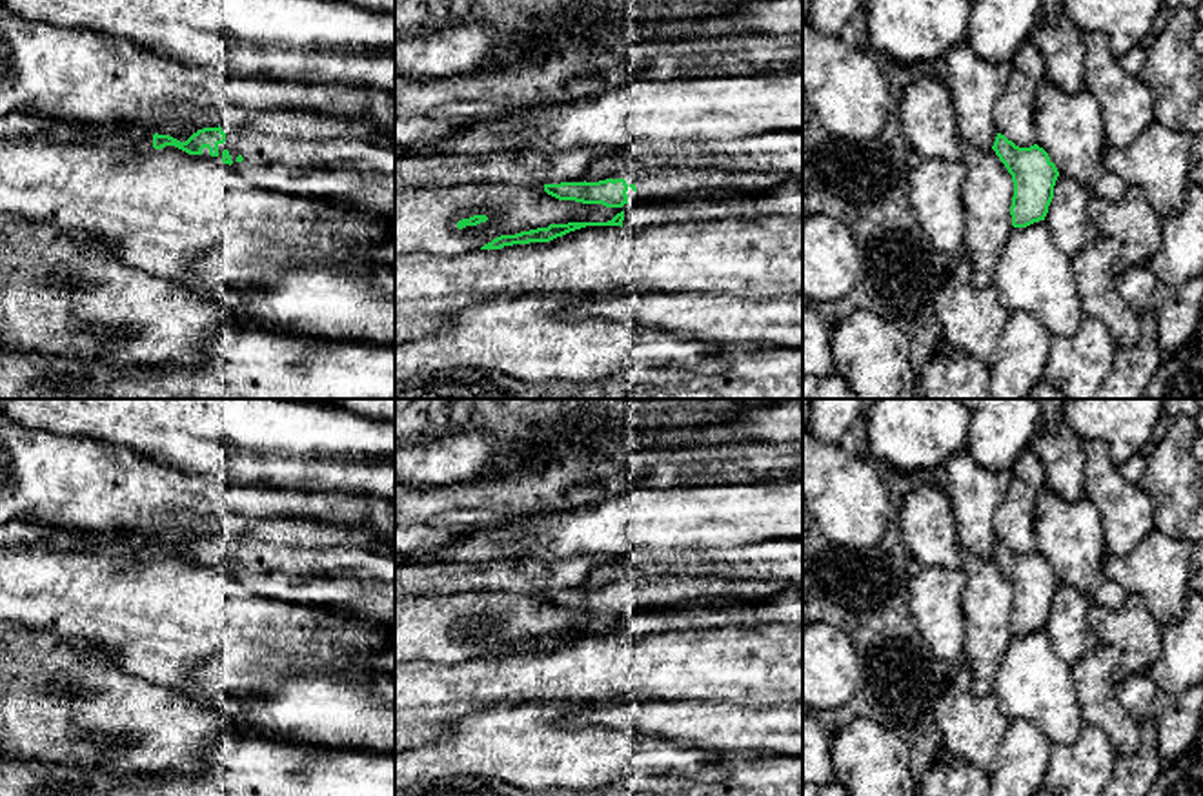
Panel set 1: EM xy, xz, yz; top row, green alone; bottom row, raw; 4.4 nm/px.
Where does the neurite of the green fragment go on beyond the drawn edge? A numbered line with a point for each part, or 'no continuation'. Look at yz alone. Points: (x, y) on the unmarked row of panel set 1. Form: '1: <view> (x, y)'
no continuation

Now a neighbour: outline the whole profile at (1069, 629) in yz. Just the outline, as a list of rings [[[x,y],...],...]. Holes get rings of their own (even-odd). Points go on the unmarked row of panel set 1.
[[[1063,583],[1057,585],[1045,630],[1056,654],[1070,665],[1101,643],[1088,623],[1092,605],[1088,594]]]

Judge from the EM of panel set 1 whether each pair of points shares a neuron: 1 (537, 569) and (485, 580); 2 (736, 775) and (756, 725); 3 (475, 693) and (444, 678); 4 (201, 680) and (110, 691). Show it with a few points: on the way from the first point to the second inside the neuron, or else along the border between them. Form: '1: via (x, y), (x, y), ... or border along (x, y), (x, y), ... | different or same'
1: via (525, 574), (497, 574) | same
2: border along (783, 753), (741, 755), (737, 758) | different
3: via (468, 689), (455, 689), (452, 685) | same
4: border along (179, 693), (217, 709) | different

